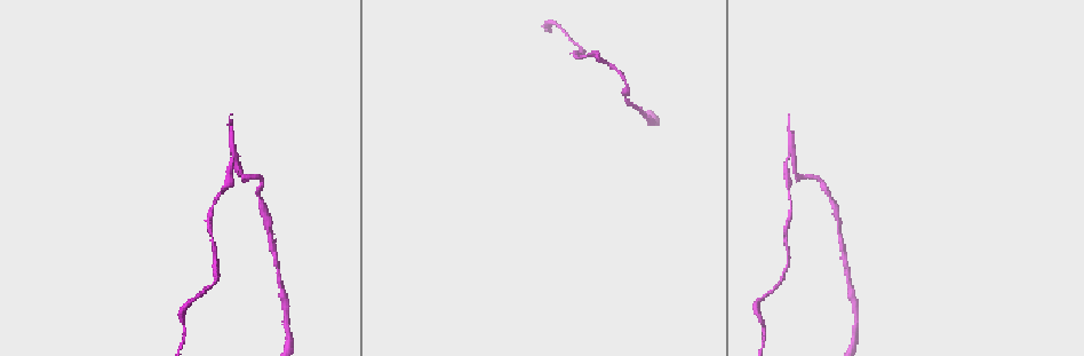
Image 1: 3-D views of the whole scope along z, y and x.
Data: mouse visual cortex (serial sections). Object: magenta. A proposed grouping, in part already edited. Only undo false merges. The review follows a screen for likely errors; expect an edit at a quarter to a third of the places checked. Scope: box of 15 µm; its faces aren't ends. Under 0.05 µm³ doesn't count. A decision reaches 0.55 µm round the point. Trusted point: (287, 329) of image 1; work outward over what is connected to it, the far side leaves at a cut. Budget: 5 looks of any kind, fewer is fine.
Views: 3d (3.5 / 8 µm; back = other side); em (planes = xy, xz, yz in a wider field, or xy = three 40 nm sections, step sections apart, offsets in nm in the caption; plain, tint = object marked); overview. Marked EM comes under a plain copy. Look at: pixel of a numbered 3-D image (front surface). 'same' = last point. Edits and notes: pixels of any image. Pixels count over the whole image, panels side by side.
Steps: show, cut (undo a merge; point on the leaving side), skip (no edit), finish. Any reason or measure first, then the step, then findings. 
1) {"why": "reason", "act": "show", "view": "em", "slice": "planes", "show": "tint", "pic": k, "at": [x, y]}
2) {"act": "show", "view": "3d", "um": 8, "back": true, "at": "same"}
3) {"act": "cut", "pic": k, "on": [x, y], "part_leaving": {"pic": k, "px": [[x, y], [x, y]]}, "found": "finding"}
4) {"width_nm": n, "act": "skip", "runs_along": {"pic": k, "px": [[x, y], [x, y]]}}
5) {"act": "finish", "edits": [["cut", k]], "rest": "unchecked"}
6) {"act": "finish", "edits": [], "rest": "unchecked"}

{"why": "abrupt turn", "act": "show", "view": "3d", "um": 3.5, "back": true, "pic": 1, "at": [817, 176]}

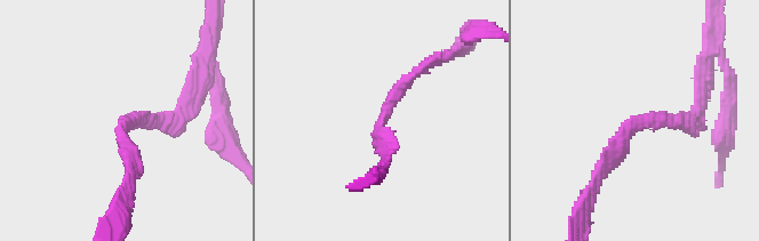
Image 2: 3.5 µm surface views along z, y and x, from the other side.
{"arm_widths_nm": [150, 150], "act": "show", "view": "em", "slice": "xy", "step": 2, "show": "tint", "pic": 2, "at": [631, 123]}

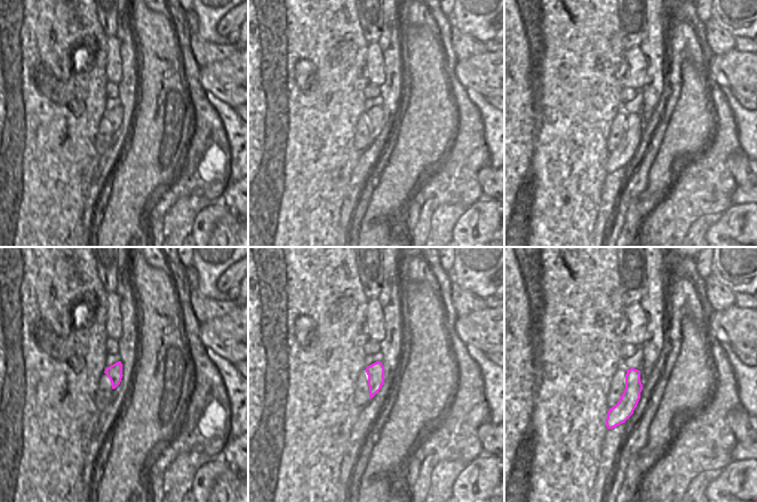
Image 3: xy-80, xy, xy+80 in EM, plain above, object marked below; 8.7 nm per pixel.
{"why": "cut it another way", "act": "show", "view": "em", "slice": "planes", "show": "tint", "at": "same"}

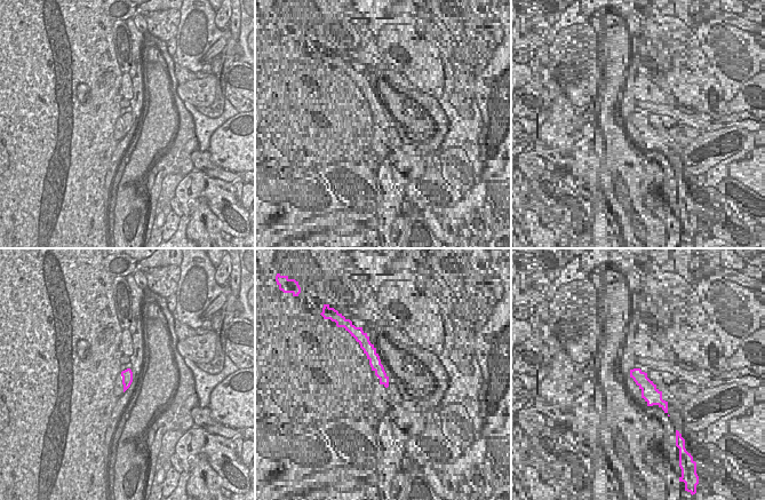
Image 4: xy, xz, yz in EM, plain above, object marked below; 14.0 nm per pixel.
{"act": "skip", "runs_along": {"pic": 2, "px": [[594, 184], [633, 121], [692, 118]]}, "found": "one cell here"}

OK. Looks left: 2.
{"why": "sharp bend", "act": "show", "view": "3d", "um": 3.5, "pic": 1, "at": [788, 151]}

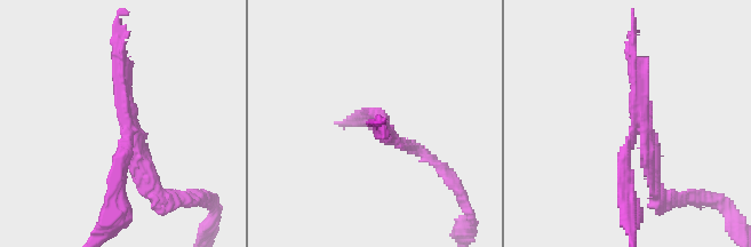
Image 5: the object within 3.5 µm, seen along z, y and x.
{"why": "now the EM", "act": "show", "view": "em", "slice": "xy", "step": 5, "show": "tint", "pic": 5, "at": [637, 128]}

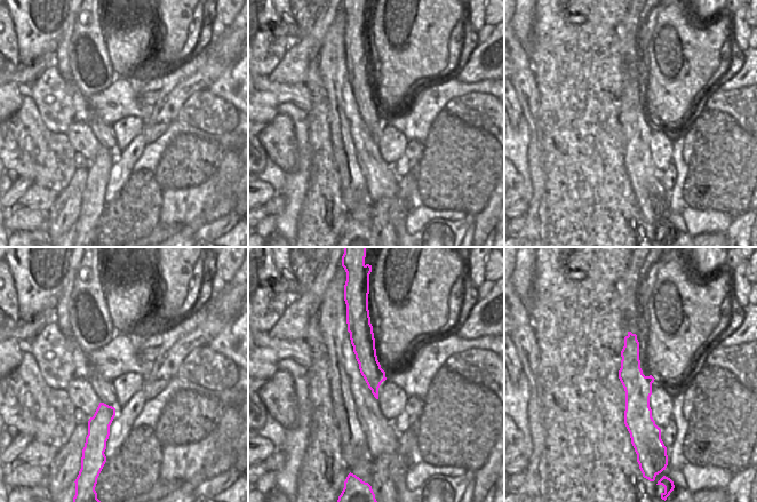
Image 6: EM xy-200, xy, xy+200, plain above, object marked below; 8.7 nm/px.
{"act": "cut", "pic": 5, "on": [117, 164], "border": {"pic": 6, "px": [[363, 308], [367, 309]]}, "found": "a second cell is stuck on"}

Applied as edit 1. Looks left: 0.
{"act": "finish", "edits": [["cut", 5]], "rest": "unchecked"}

